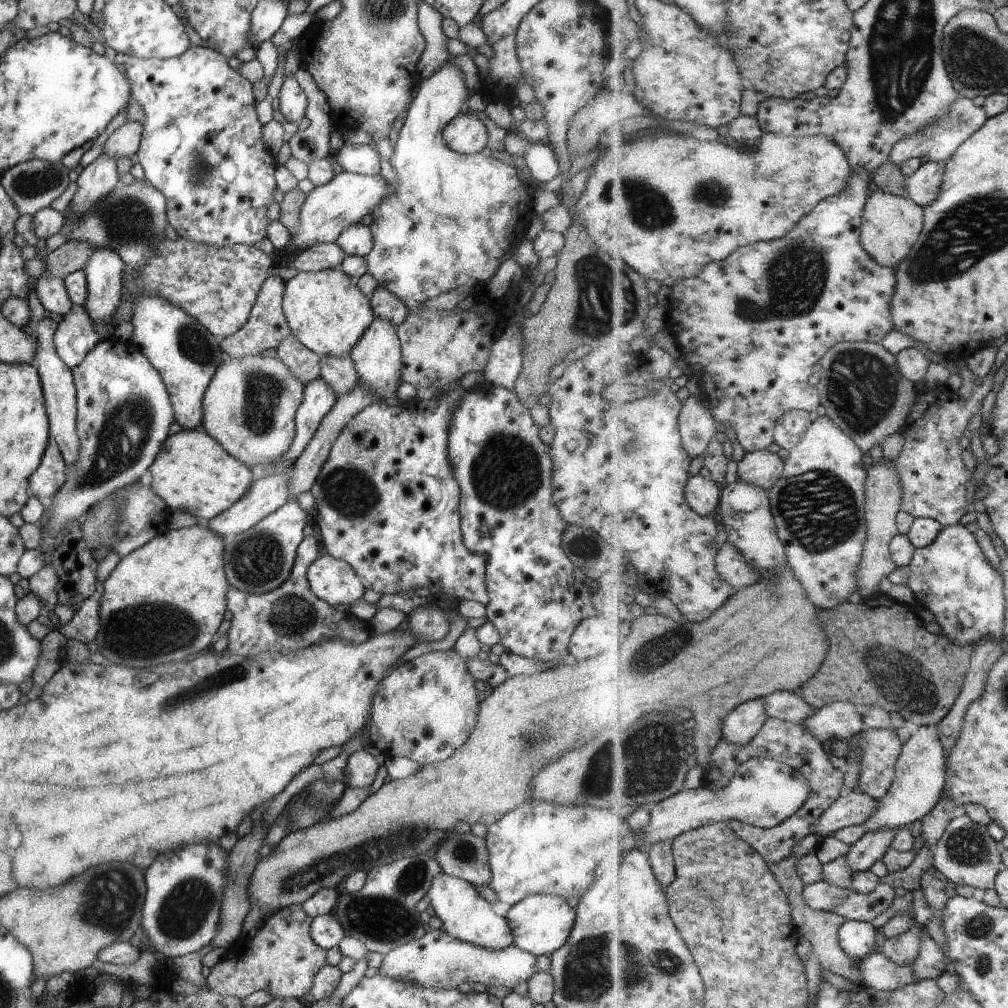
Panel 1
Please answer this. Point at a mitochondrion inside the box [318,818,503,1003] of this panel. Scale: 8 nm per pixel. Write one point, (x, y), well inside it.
(374, 922)

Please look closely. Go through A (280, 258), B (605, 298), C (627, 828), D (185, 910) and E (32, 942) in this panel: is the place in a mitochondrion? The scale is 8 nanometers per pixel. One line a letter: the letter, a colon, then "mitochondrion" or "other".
A: other
B: mitochondrion
C: other
D: mitochondrion
E: other

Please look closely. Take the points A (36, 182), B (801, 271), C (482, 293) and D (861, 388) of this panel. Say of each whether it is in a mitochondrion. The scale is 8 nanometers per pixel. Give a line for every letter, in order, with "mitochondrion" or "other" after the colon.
A: mitochondrion
B: mitochondrion
C: other
D: mitochondrion

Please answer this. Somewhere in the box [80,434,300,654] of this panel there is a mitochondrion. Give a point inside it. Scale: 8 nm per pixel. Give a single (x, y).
(255, 563)

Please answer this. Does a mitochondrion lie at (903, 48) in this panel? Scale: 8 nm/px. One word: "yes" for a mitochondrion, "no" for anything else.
yes

